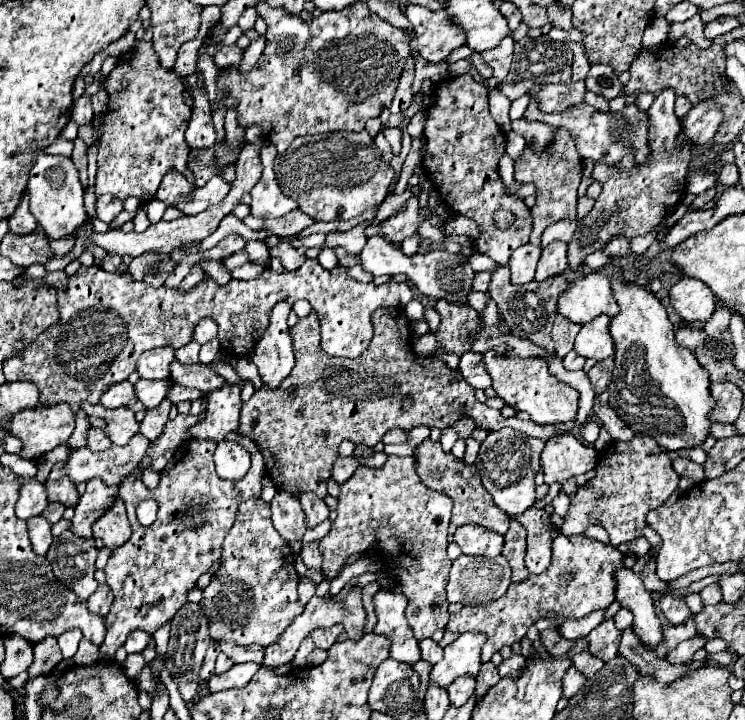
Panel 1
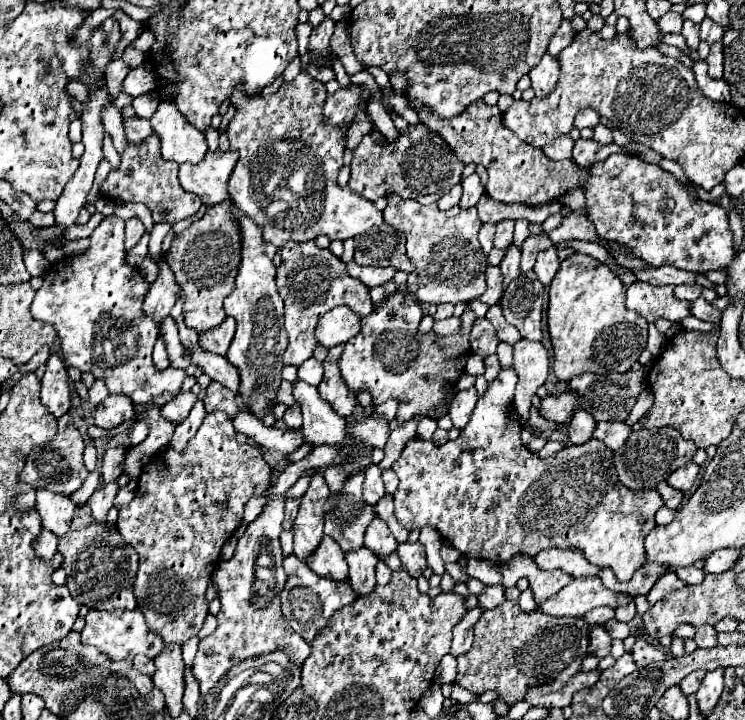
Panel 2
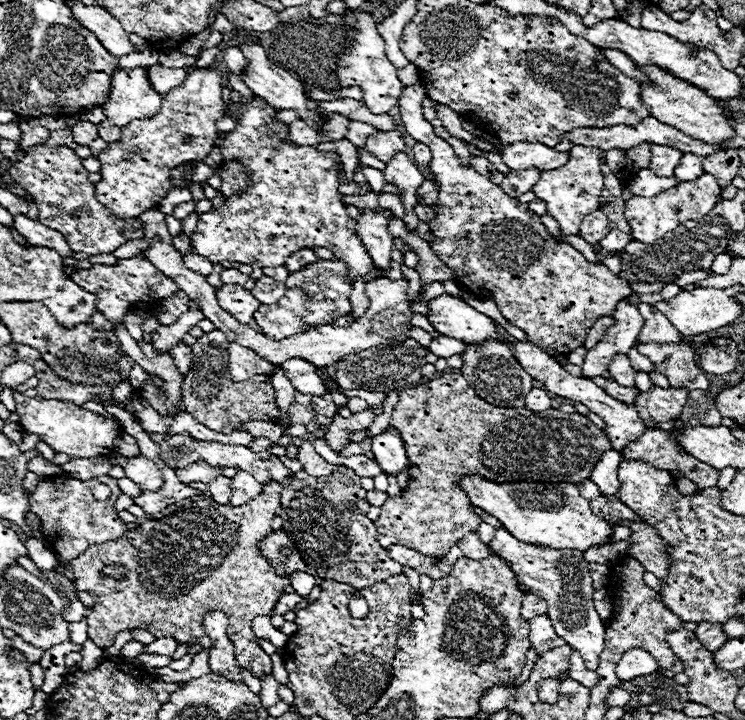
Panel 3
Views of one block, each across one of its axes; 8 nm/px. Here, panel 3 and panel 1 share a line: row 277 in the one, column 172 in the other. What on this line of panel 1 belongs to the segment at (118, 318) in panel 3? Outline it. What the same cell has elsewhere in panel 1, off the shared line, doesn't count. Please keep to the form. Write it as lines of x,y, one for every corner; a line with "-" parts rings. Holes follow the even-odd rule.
136,42
132,50
122,56
118,66
112,70
112,74
106,78
108,92
108,112
104,120
104,130
100,138
100,150
98,150
98,174
96,174
96,196
100,194
114,194
120,200
126,200
128,196
144,198
146,202
154,198
162,176
174,168
182,172
192,184
194,174
188,170
188,142
184,142
184,130
190,120
190,106
184,104
182,90
184,84
180,76
176,76
170,70
164,70
160,66
160,60
156,58
156,52
152,50
152,42

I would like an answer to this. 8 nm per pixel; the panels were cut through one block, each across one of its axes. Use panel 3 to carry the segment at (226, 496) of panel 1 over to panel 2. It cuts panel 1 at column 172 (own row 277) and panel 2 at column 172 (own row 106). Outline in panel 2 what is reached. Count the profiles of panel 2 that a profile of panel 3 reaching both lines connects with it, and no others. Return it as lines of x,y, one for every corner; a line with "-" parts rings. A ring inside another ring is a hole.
182,392
182,394
178,394
174,400
170,400
166,406
162,406
160,408
160,414
162,414
162,418
166,418
166,420
170,420
170,422
182,422
184,418
188,418
188,414
190,414
190,410
192,410
192,406
196,404
196,394
192,394
192,392

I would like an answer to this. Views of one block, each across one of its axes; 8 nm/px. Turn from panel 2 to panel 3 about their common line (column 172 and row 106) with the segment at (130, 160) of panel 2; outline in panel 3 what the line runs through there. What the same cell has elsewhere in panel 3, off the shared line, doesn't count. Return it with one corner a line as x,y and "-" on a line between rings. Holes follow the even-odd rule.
204,68
198,72
190,72
186,76
186,84
182,88
170,92
162,102
162,112
150,120
132,120
126,128
122,128
122,144
124,148
110,148
98,156
102,162
102,180
96,184
96,200
104,204
116,216
134,216
138,218
142,212
154,210
160,200
170,192
168,174
172,168
184,162
198,160
202,162
216,140
216,120
224,116
224,102
222,102
222,80
224,74
216,68

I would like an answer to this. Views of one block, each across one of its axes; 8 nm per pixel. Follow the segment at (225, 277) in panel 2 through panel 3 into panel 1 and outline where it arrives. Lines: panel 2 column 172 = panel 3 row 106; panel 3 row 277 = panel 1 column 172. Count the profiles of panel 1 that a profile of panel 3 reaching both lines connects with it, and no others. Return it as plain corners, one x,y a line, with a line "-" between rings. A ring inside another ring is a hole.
170,346
154,348
138,358
138,374
148,380
166,380
170,376
170,364
174,360
174,350

